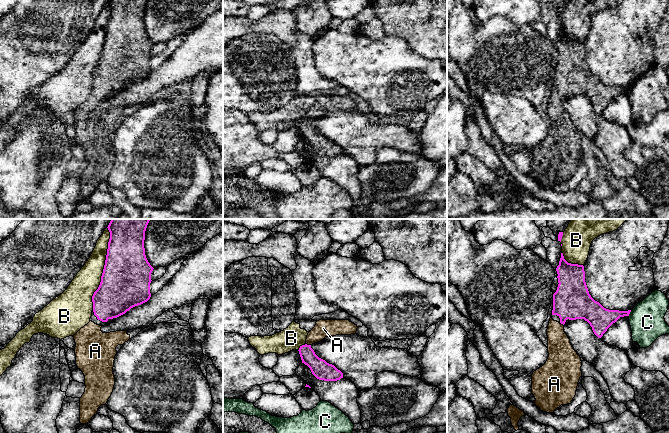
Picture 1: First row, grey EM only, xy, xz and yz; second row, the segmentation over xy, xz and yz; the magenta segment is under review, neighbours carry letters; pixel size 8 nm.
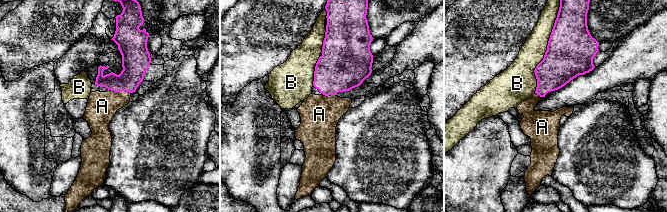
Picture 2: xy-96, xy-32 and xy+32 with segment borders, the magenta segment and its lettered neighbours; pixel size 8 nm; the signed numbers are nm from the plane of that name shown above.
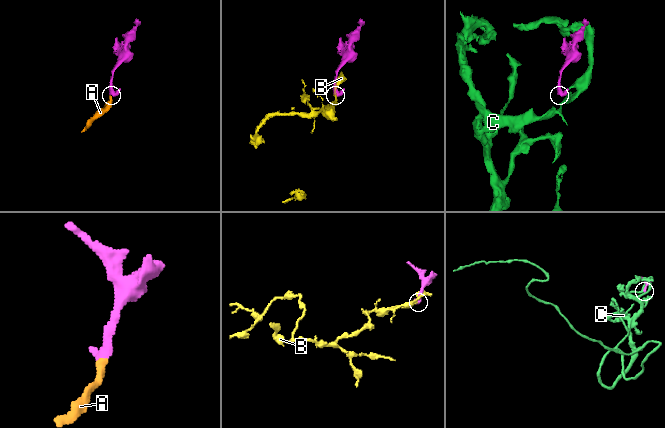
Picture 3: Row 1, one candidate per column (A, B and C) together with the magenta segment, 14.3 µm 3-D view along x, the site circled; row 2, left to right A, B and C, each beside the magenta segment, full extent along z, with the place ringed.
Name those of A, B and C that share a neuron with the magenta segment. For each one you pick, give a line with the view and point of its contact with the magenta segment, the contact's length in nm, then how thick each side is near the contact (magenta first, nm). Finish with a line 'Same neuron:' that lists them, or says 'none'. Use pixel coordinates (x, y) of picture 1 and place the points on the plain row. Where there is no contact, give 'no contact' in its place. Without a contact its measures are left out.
A: meets magenta in xz at (308, 121); contact 50 nm long; 150 nm thick on the magenta side, 140 nm on the other
Same neuron: A

